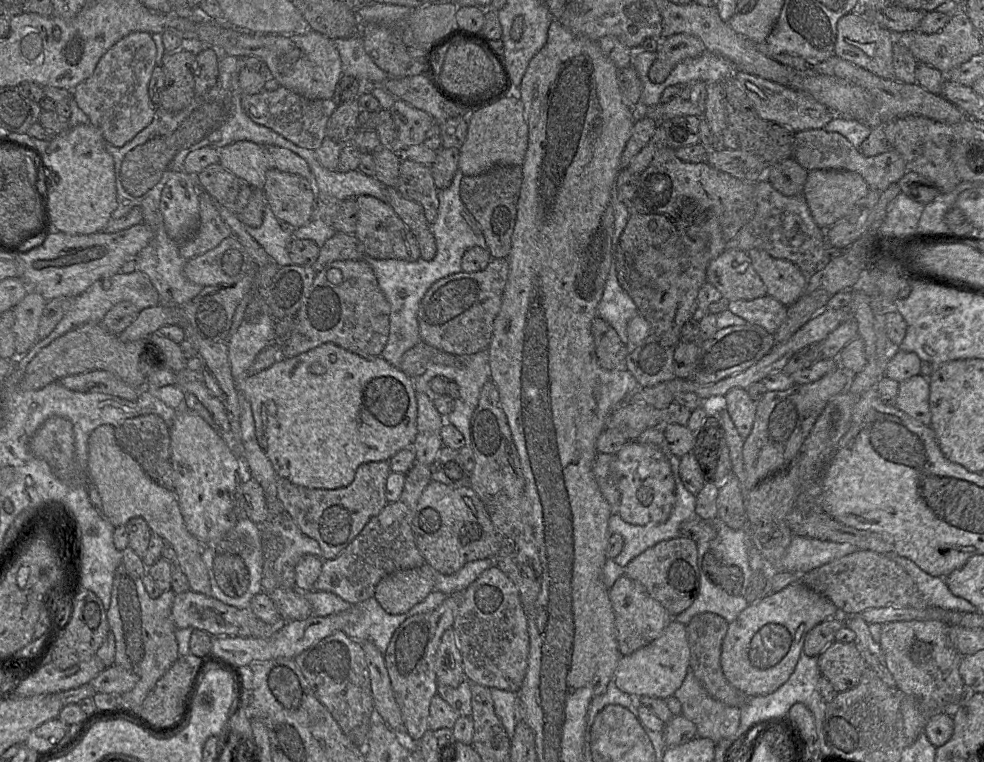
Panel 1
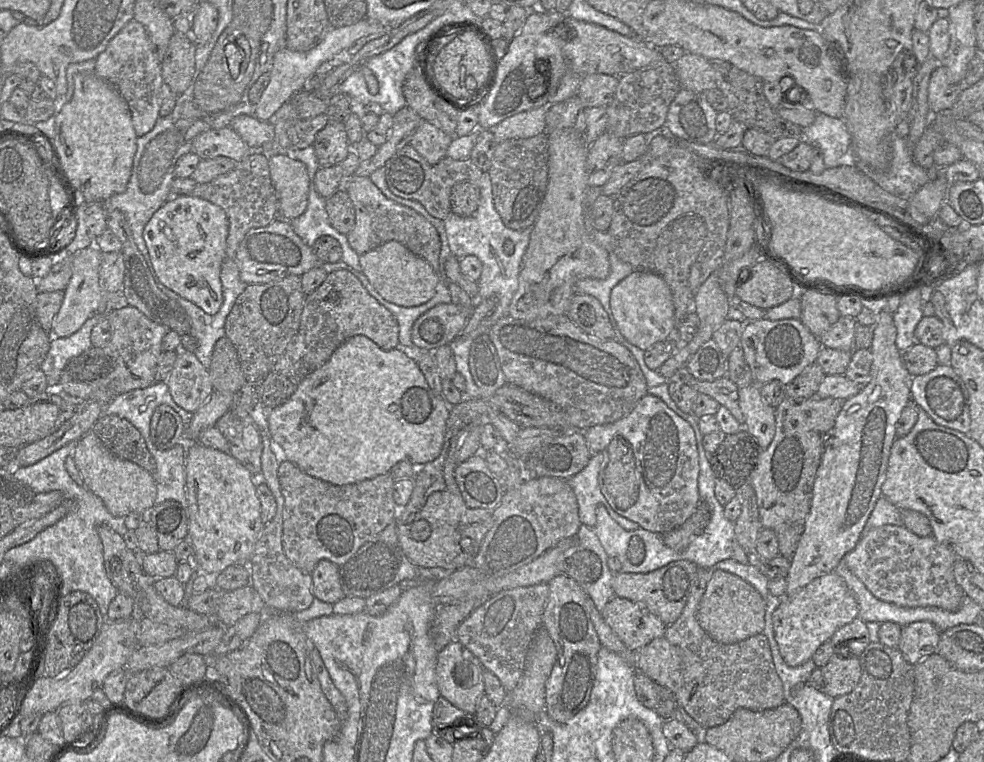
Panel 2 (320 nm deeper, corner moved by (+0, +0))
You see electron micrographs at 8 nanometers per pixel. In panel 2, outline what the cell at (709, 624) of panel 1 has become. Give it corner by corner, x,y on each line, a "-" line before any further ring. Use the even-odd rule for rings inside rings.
699,567
695,585
680,617
668,626
664,633
664,637
682,653
682,686
674,694
675,698
704,729
724,724
739,708
763,711
776,708
785,703
783,684
773,663
769,641
763,633
734,644
722,644
712,639
700,626
697,619
698,607
712,575
712,570
712,568

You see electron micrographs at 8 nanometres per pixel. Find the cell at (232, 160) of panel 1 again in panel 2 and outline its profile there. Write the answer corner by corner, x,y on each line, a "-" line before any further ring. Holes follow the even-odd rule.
228,126
209,130
196,136
192,143
191,152
198,155
201,160
223,156
239,163
251,151
242,138

